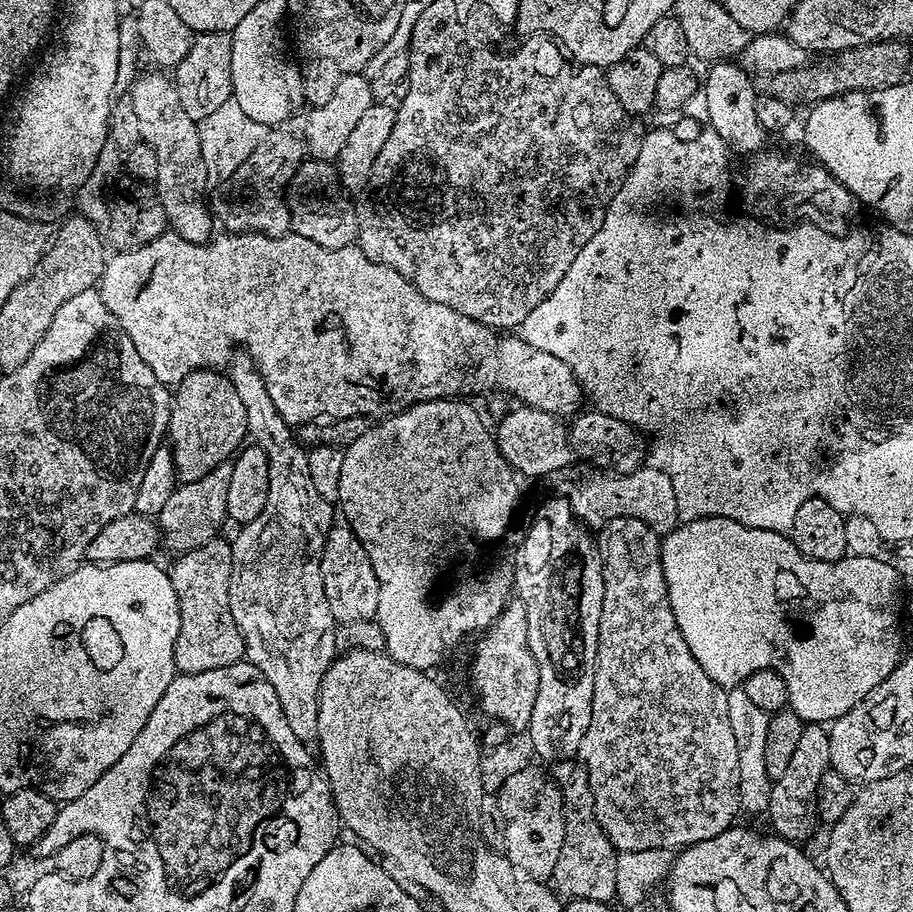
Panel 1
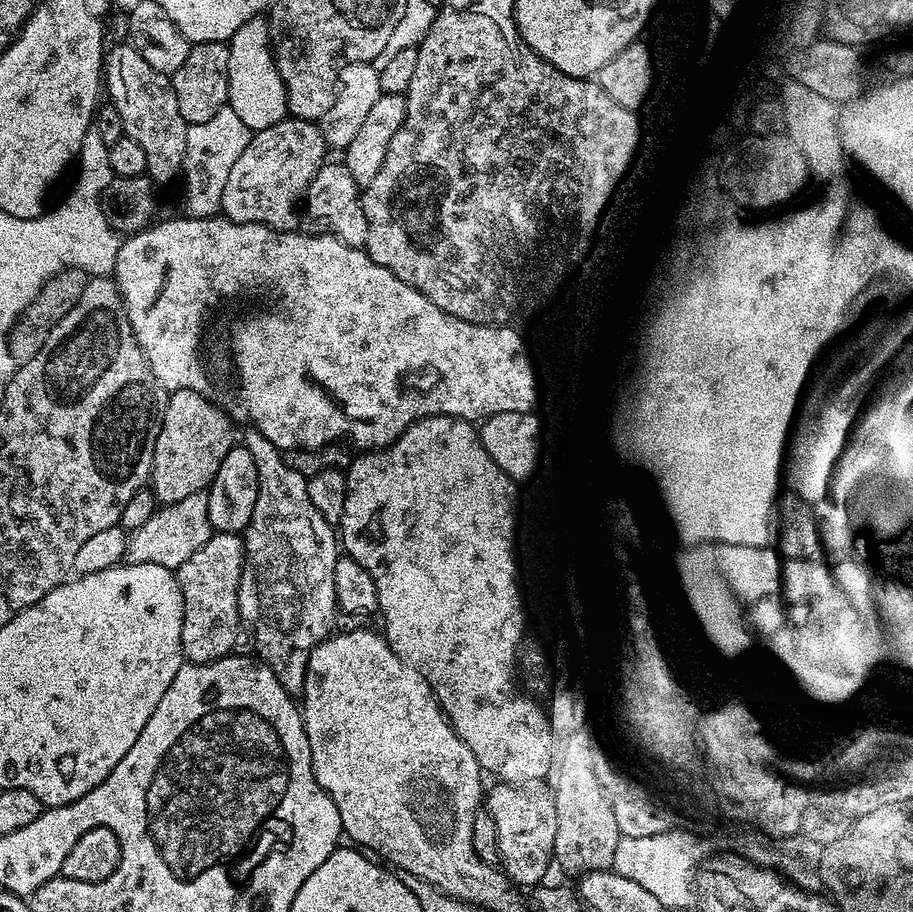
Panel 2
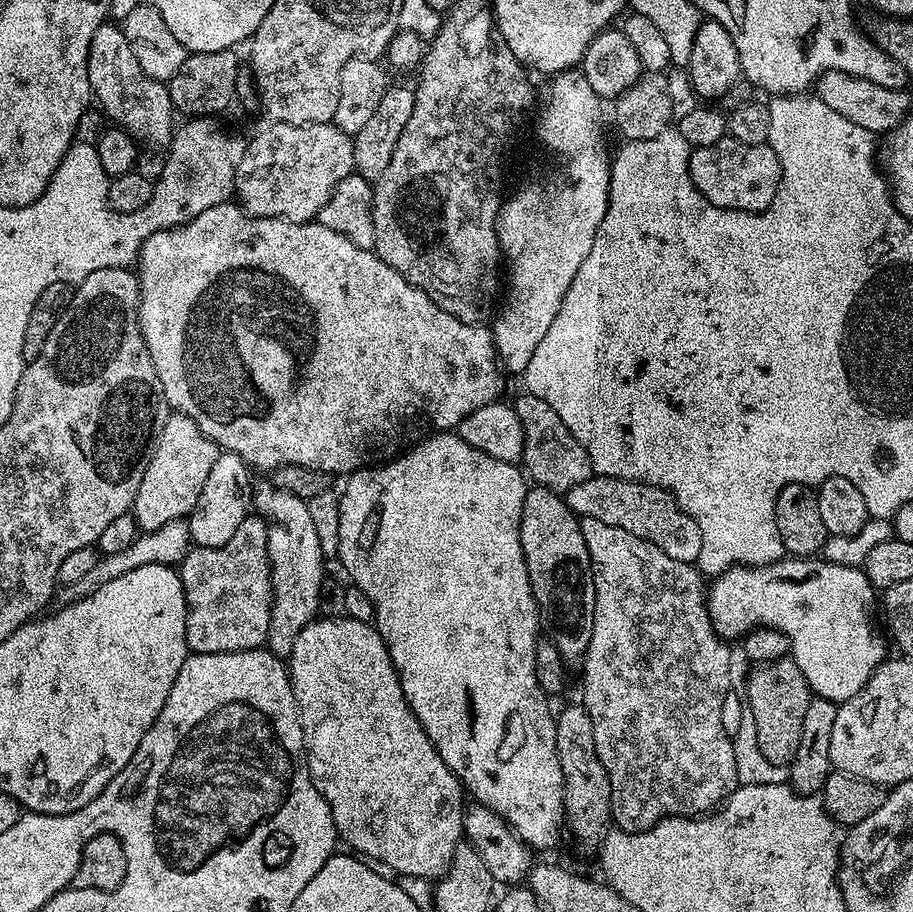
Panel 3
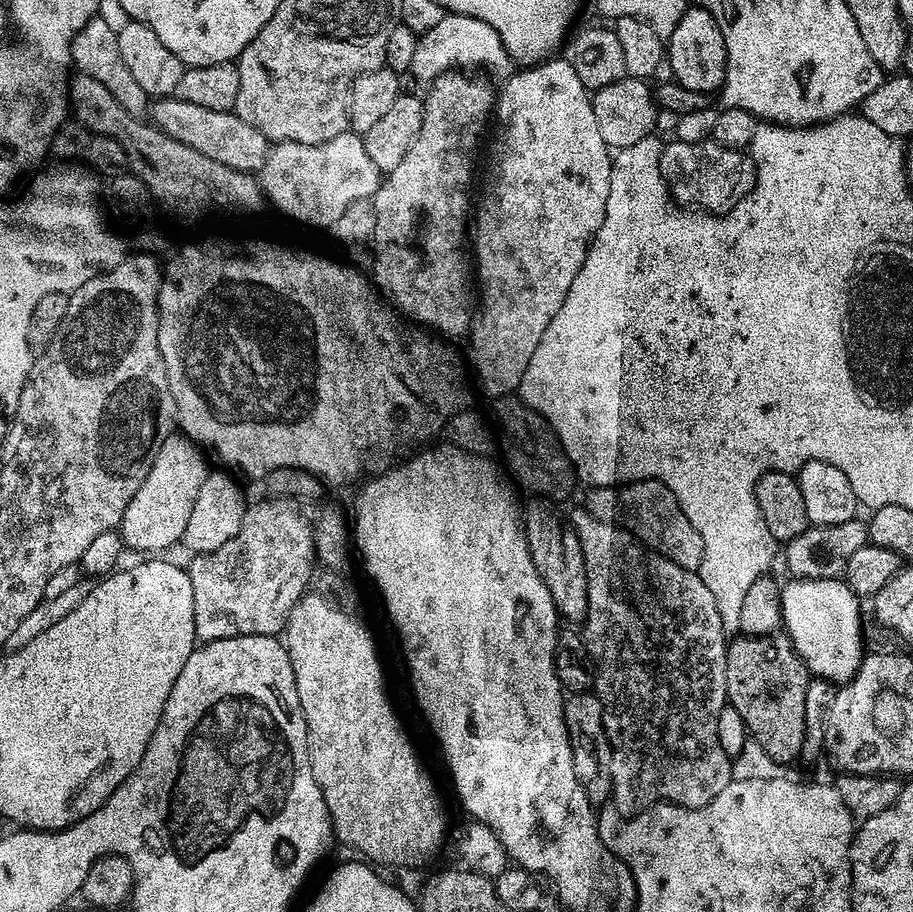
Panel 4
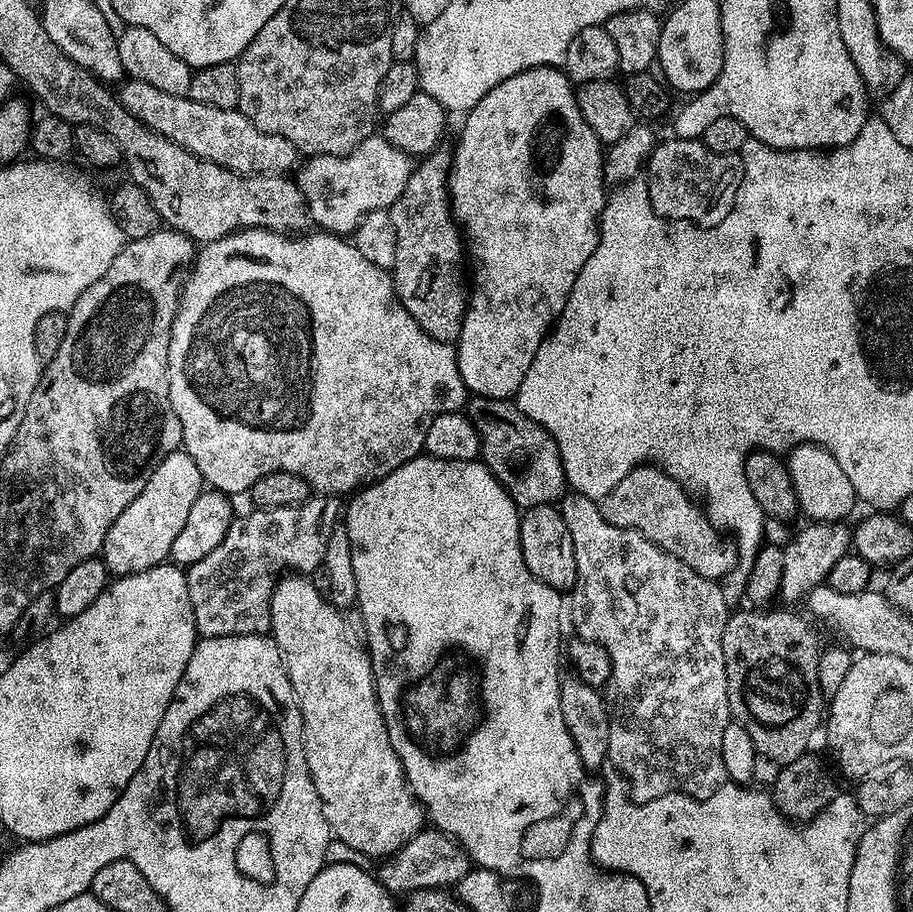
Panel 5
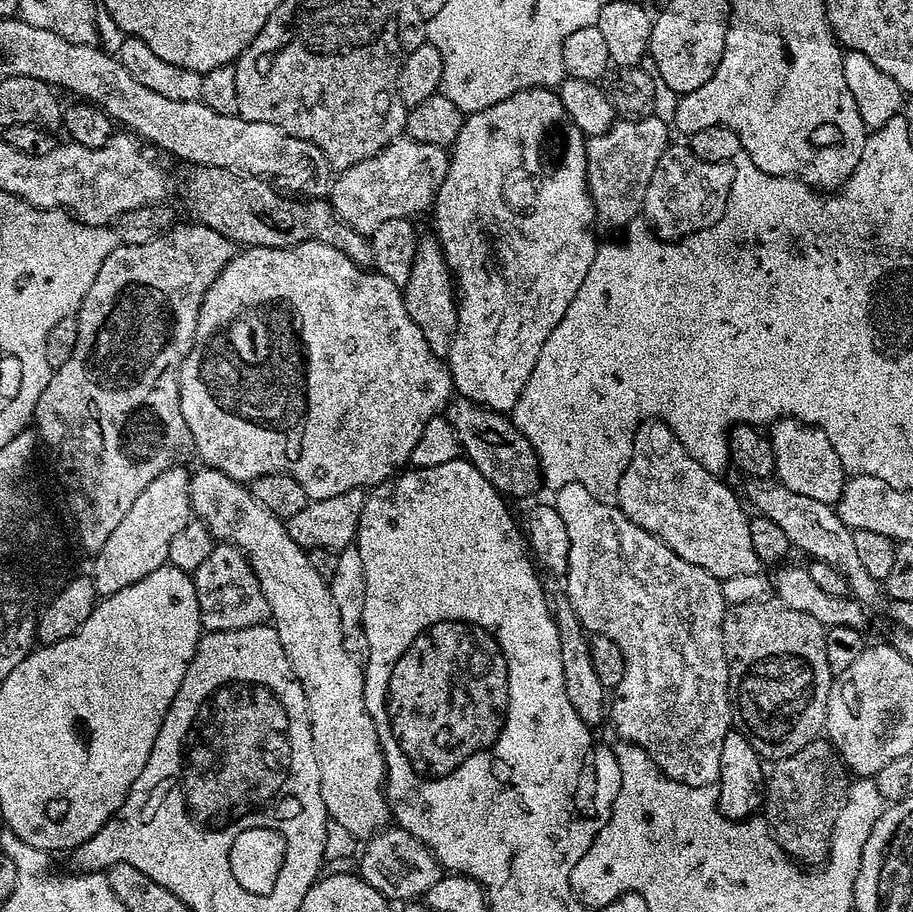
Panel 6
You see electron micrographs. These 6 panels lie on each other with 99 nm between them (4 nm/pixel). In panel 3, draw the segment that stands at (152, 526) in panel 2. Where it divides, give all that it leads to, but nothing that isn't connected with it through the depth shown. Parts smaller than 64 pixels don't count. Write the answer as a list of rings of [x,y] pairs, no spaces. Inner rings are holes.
[[[187,519],[166,522],[166,526],[162,526],[153,532],[140,532],[136,540],[130,542],[130,546],[126,546],[126,550],[118,550],[118,554],[113,556],[101,555],[87,574],[79,577],[75,582],[60,584],[55,590],[55,607],[61,609],[65,608],[67,604],[78,602],[82,598],[94,594],[94,590],[98,590],[98,586],[106,586],[106,582],[114,582],[114,578],[118,578],[130,570],[138,570],[138,566],[150,566],[151,564],[179,565],[192,547],[192,535],[188,529]]]

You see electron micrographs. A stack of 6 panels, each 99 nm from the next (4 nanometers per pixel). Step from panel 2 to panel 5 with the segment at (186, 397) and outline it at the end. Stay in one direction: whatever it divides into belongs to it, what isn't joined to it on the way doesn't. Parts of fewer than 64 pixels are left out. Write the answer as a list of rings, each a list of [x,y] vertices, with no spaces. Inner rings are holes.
[[[177,450],[162,458],[146,486],[142,486],[138,498],[118,514],[114,526],[110,526],[106,534],[102,559],[109,573],[119,578],[165,563],[172,555],[174,538],[178,538],[190,514],[190,506],[194,506],[194,498],[200,496],[204,487],[202,474],[188,452]]]

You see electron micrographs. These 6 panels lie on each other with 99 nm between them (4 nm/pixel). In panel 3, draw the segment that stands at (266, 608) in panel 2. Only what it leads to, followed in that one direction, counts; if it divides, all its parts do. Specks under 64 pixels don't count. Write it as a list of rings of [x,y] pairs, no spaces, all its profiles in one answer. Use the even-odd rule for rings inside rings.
[[[264,482],[255,485],[254,508],[263,520],[268,521],[268,561],[272,567],[272,609],[268,612],[266,648],[273,656],[288,658],[298,634],[317,619],[320,591],[324,588],[326,557],[310,518],[308,501],[275,488],[271,482]]]

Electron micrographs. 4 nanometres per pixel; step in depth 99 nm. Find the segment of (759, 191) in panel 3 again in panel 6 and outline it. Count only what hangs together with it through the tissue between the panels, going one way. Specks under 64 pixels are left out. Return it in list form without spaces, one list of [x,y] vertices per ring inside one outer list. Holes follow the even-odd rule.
[[[673,143],[658,158],[650,186],[646,186],[646,198],[642,216],[651,231],[665,242],[676,242],[710,228],[722,218],[732,185],[731,163],[702,162],[683,143]]]

